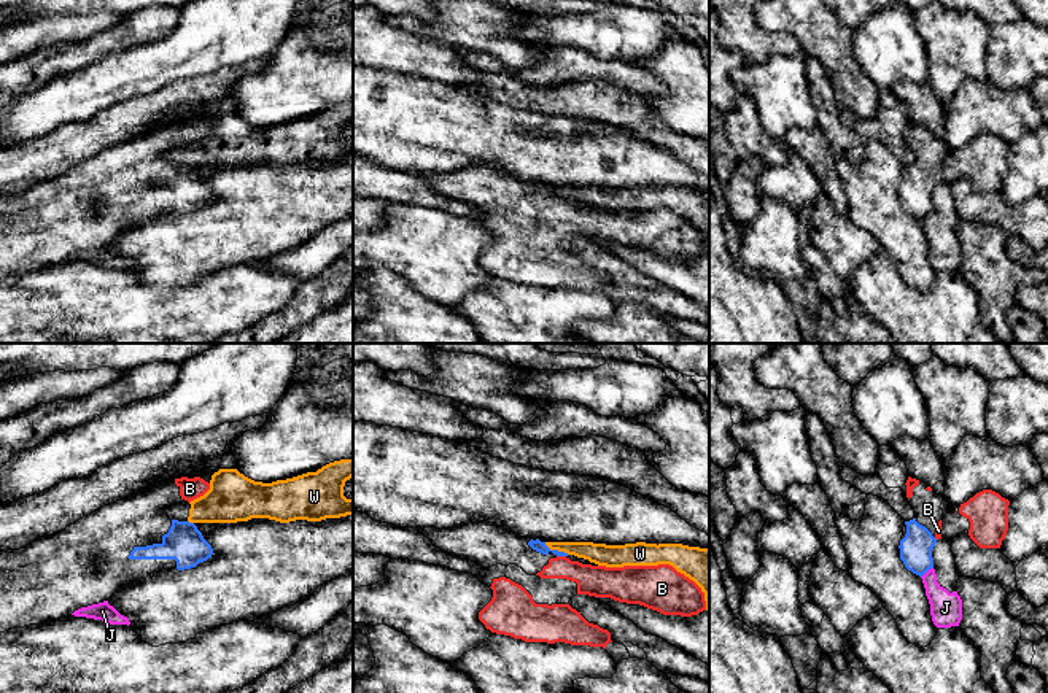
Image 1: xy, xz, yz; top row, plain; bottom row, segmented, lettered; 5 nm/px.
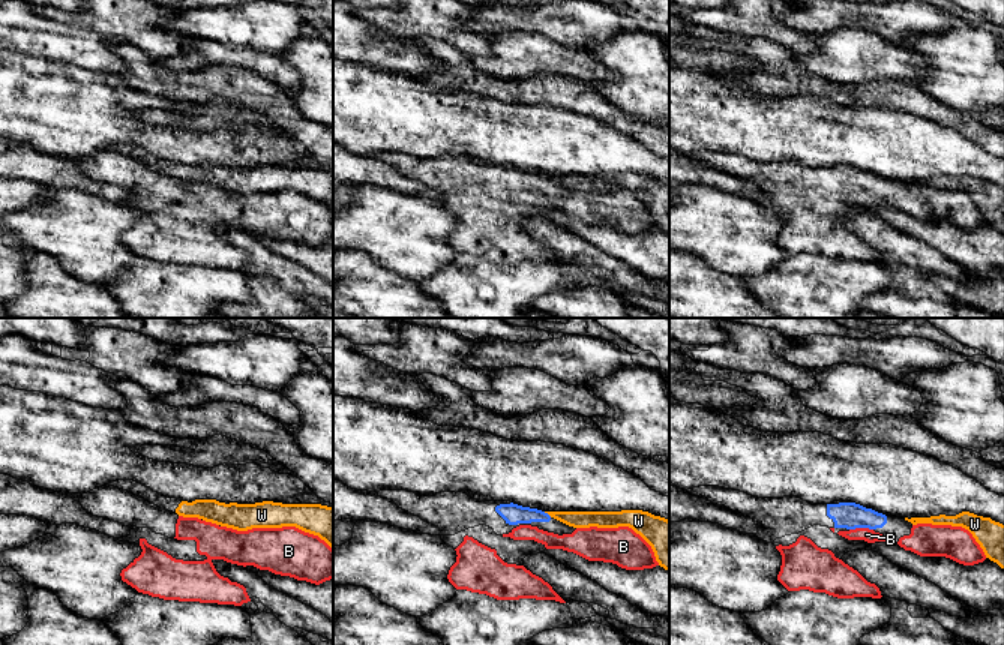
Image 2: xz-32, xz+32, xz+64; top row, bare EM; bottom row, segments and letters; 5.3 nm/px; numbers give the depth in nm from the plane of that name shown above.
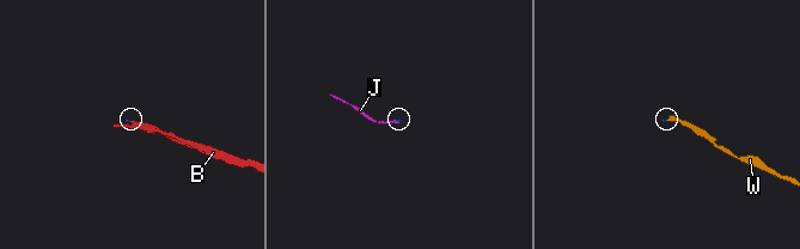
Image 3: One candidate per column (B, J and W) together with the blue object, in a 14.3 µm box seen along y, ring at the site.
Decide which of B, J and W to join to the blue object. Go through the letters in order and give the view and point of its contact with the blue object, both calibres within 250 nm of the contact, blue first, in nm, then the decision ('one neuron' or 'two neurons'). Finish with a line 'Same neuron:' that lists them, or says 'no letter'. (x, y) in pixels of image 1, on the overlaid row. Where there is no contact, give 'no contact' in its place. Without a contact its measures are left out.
B: xz (562, 555) | 60/160 nm | one neuron
J: yz (926, 571) | 160/160 nm | two neurons
W: xz (557, 550) | 60/110 nm | two neurons
Same neuron: B

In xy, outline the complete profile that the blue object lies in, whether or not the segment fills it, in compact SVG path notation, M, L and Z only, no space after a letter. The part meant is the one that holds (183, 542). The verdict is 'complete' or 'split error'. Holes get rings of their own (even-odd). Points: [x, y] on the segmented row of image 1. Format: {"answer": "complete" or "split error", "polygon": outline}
{"answer": "split error", "polygon": "M200 477L169 478L100 507L56 536L0 552L0 633L65 618L149 574L191 569L212 558L213 548L194 523L170 520L165 513L170 505L191 502L208 490L210 483Z"}

